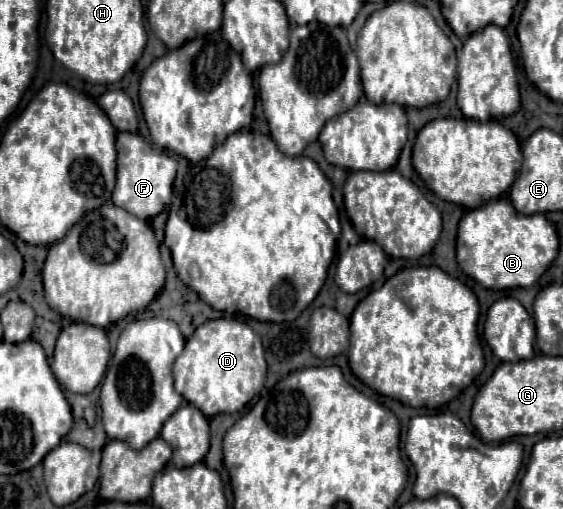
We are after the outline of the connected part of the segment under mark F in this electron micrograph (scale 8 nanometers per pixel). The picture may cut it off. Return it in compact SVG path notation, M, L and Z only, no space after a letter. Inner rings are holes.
M119 132L117 134L117 186L112 192L115 206L135 214L141 220L157 216L171 200L173 180L177 174L177 160L163 152L155 152L139 134Z

